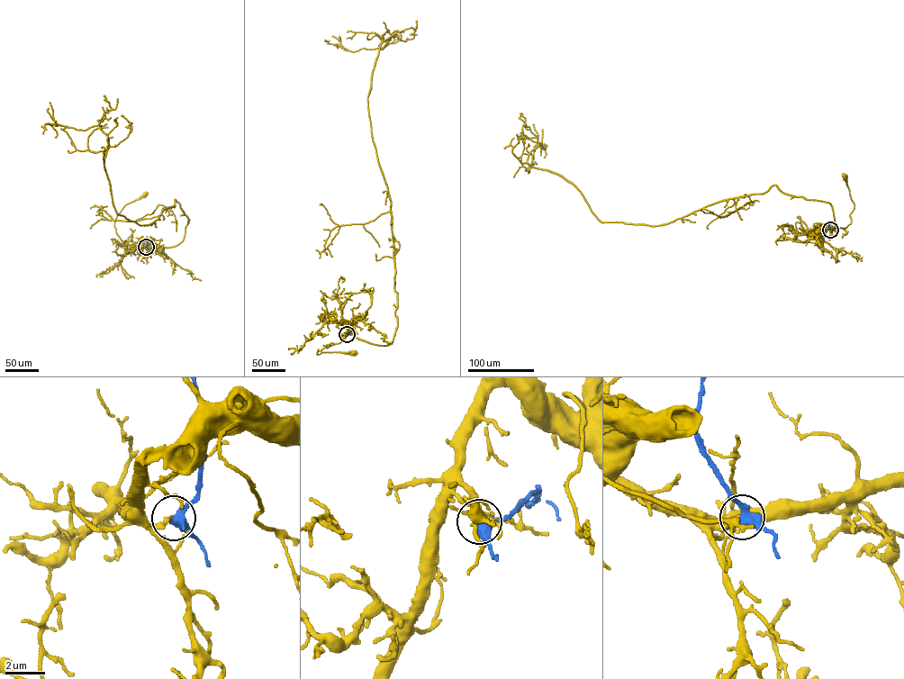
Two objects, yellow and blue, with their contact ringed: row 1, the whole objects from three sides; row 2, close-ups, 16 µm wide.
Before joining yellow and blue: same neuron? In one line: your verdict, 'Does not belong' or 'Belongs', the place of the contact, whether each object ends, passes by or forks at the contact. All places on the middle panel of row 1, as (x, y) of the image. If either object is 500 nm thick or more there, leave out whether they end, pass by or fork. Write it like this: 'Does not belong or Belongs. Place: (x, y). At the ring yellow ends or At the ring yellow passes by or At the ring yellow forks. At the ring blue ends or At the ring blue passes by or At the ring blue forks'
Does not belong. Place: (347, 334). At the ring yellow ends. At the ring blue passes by

